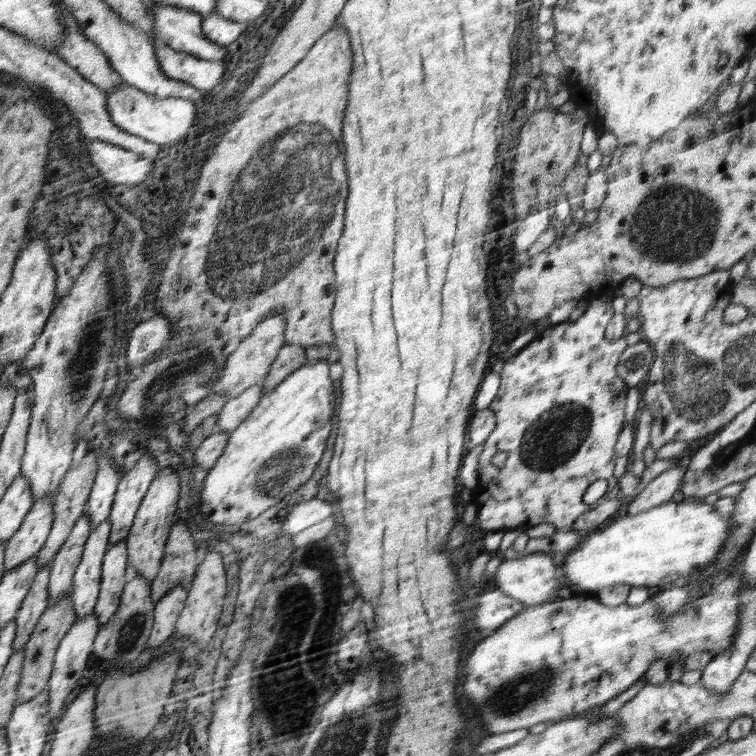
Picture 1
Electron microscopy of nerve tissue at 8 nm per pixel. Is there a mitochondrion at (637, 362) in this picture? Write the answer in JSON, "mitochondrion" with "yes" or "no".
{"mitochondrion":"yes"}

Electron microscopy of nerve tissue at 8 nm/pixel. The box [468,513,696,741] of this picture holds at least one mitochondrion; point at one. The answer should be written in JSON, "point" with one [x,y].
{"point":[525,687]}

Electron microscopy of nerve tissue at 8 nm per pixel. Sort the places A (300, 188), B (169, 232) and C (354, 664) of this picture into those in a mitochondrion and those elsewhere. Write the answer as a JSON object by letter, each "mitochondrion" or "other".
{"A":"mitochondrion","B":"other","C":"other"}

